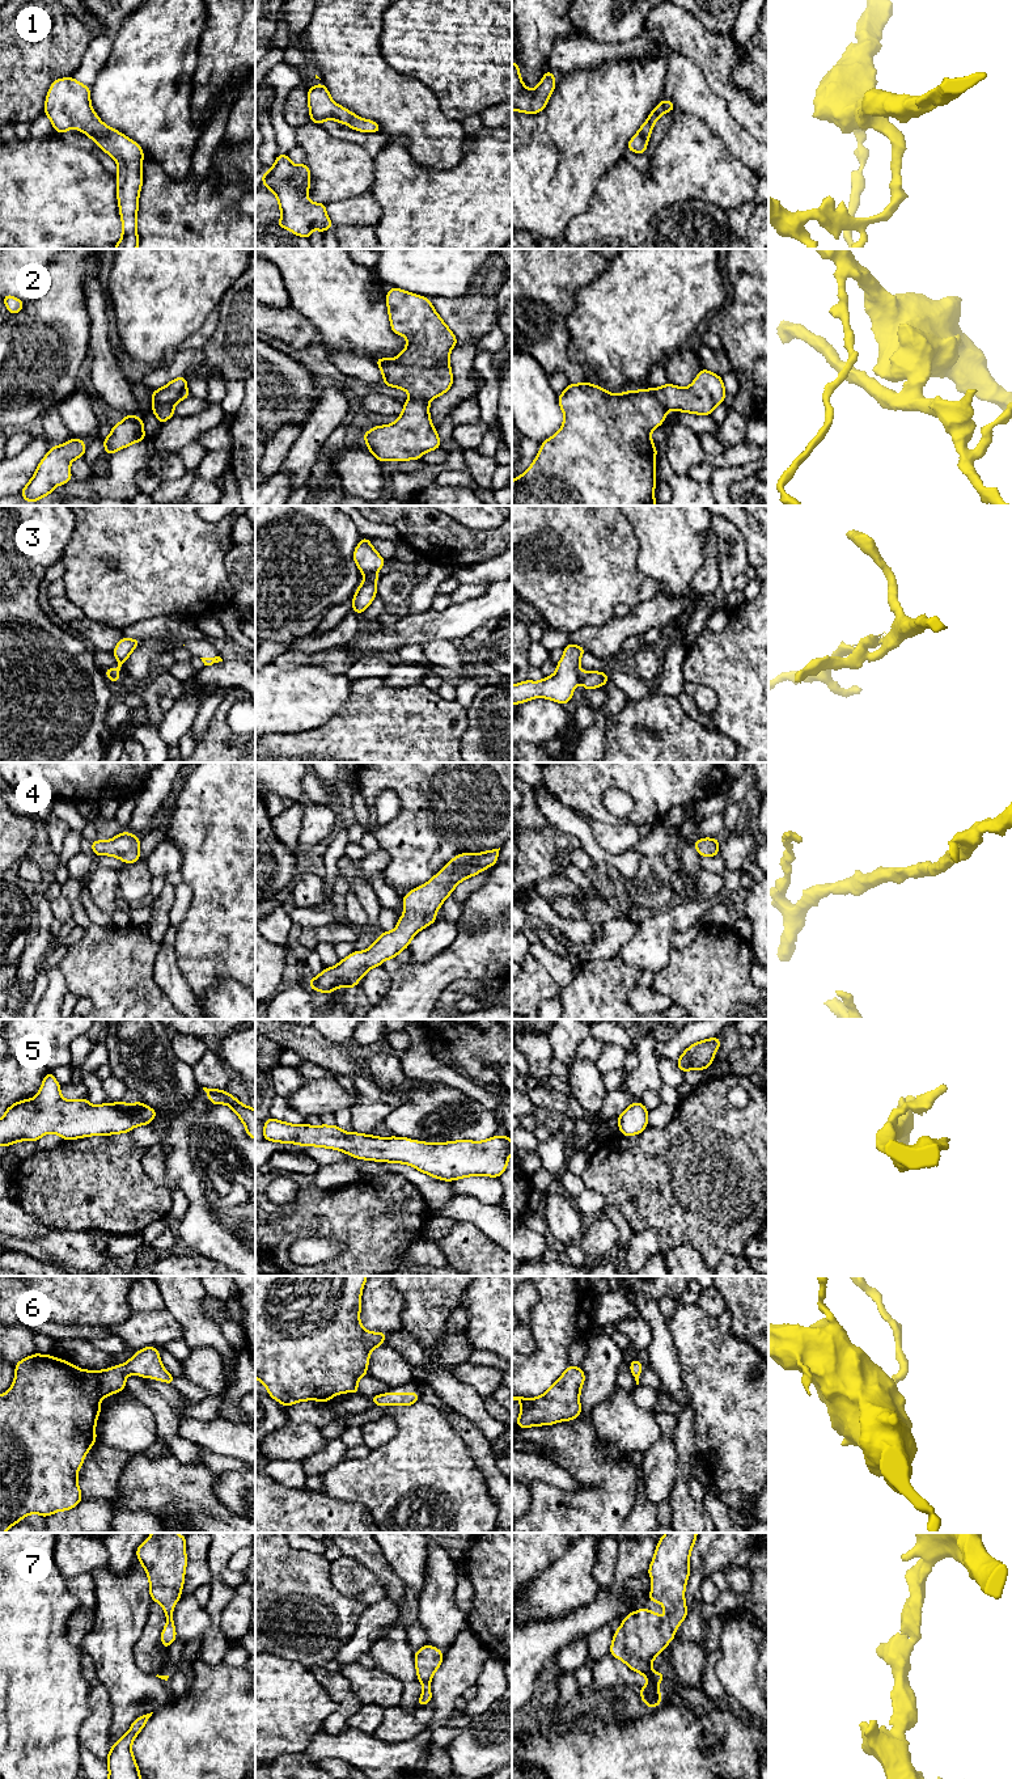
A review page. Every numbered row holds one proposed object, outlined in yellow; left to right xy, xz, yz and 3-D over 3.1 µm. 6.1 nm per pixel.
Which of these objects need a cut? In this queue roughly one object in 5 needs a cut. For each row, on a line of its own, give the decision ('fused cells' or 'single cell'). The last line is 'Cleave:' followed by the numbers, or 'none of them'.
1: single cell
2: fused cells
3: fused cells
4: single cell
5: single cell
6: single cell
7: single cell
Cleave: 2, 3

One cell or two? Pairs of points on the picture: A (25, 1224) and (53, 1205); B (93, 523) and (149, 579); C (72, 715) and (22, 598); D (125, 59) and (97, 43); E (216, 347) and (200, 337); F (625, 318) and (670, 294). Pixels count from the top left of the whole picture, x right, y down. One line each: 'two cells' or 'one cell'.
A: two cells
B: one cell
C: one cell
D: two cells
E: two cells
F: one cell

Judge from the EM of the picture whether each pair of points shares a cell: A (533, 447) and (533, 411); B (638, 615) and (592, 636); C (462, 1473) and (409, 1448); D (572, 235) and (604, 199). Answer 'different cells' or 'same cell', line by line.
A: different cells
B: same cell
C: same cell
D: same cell

